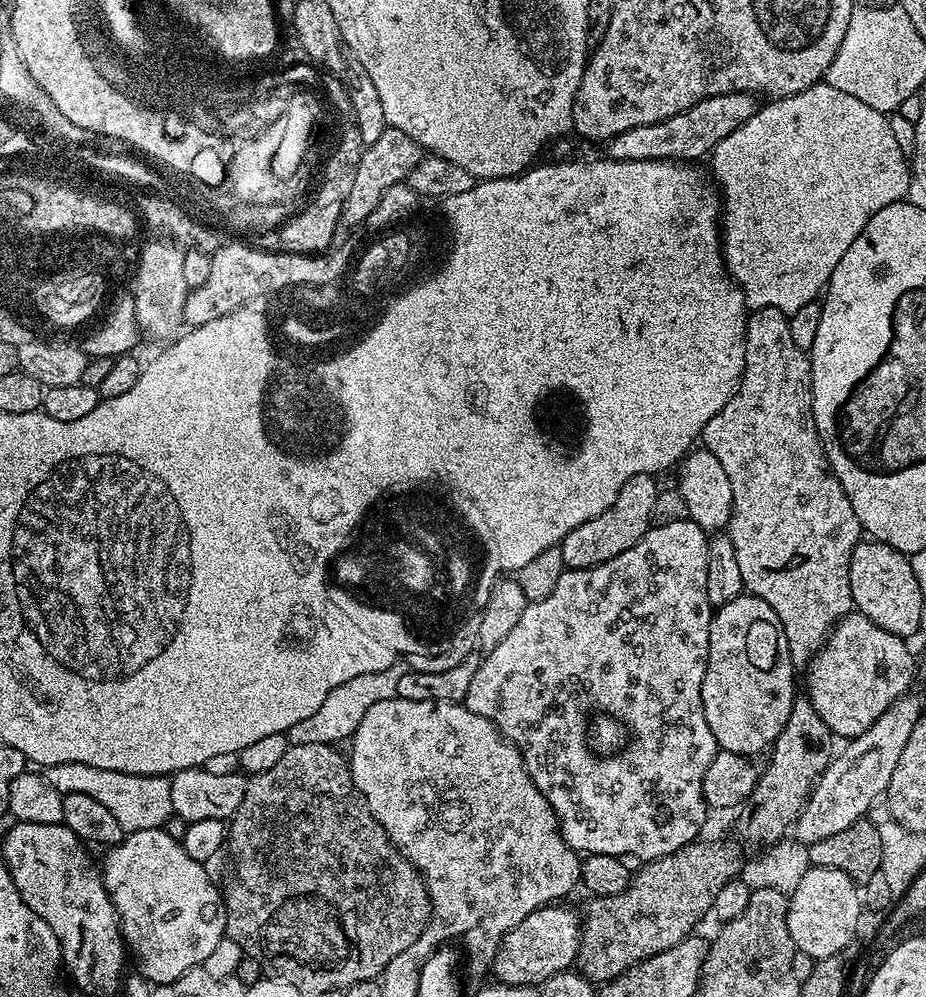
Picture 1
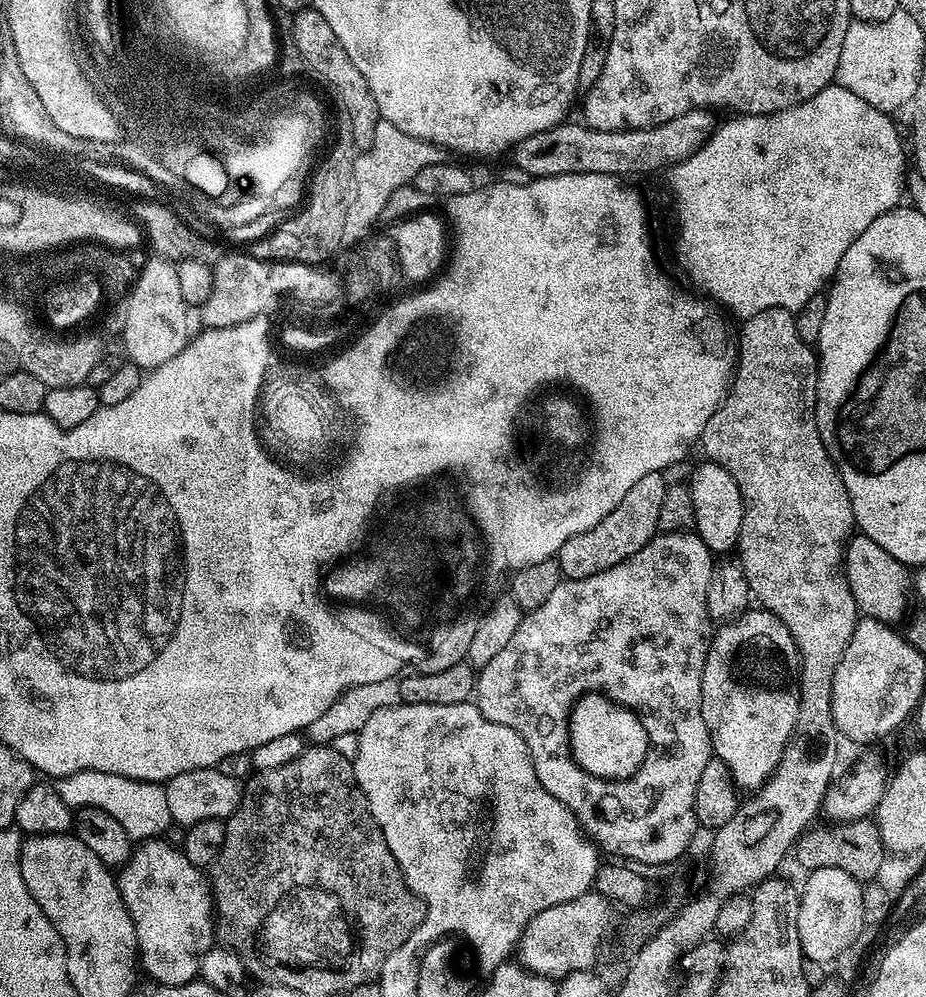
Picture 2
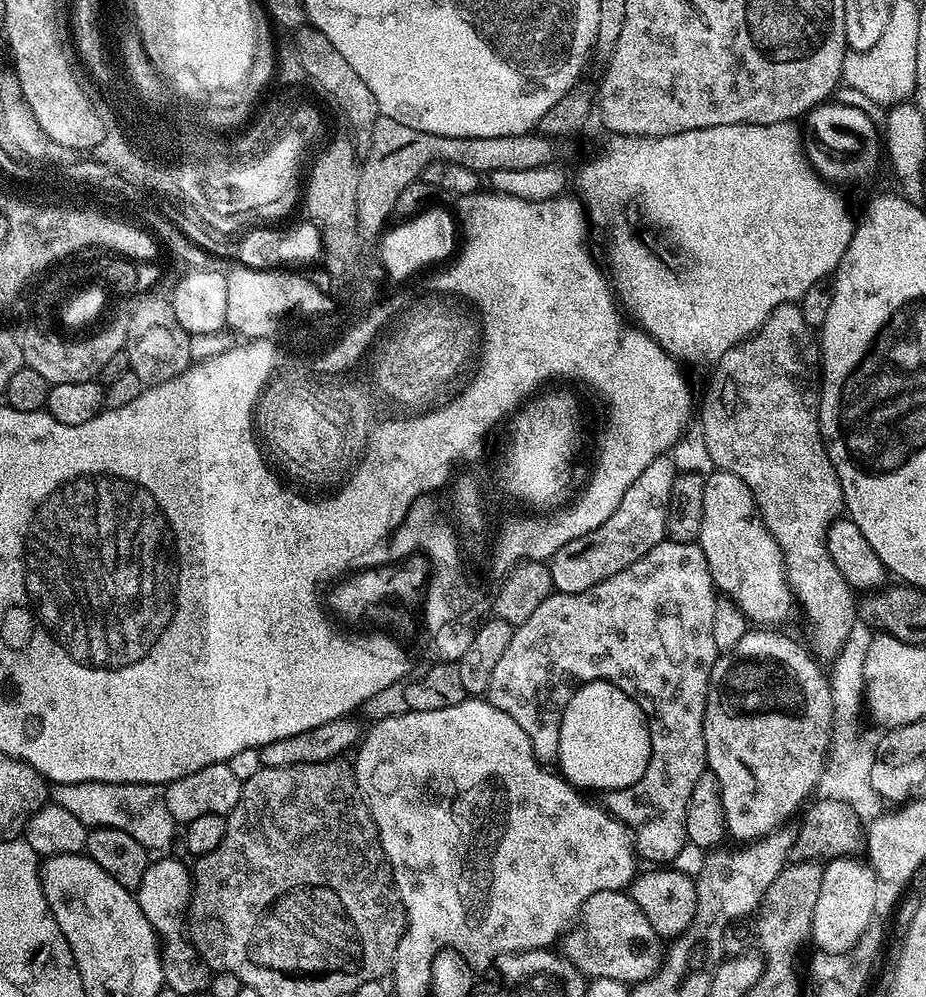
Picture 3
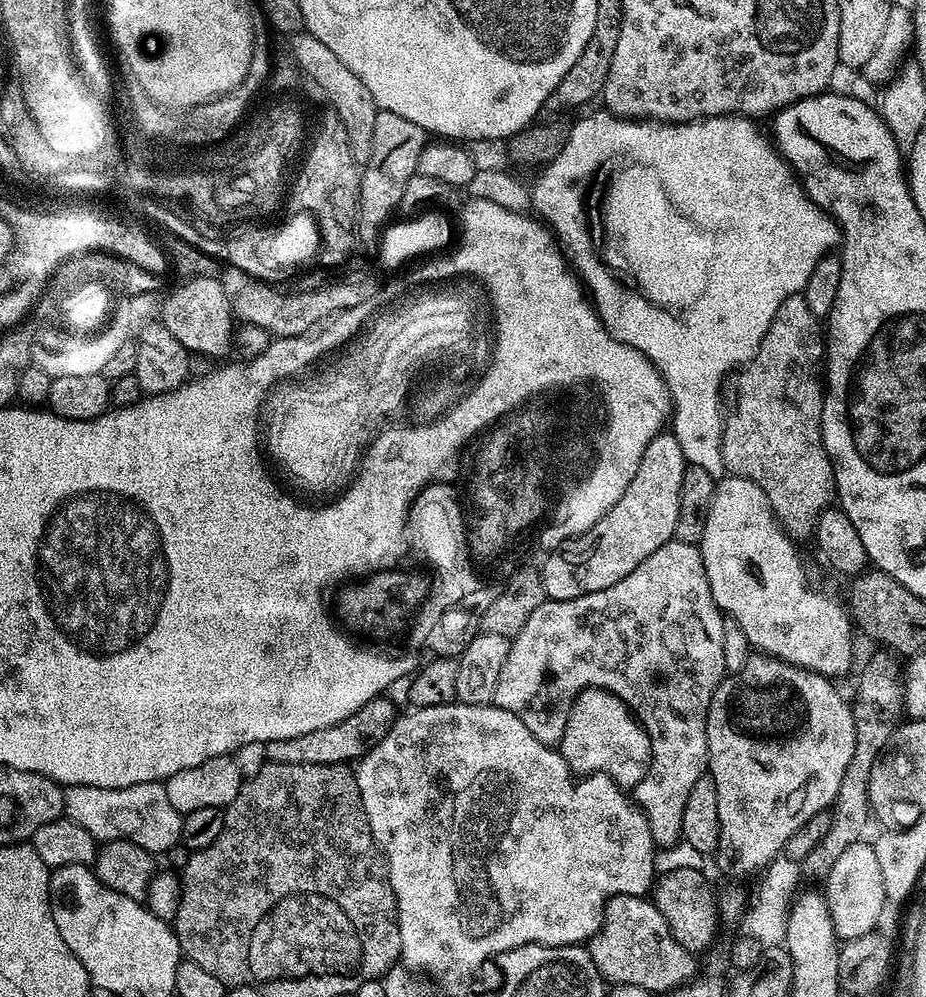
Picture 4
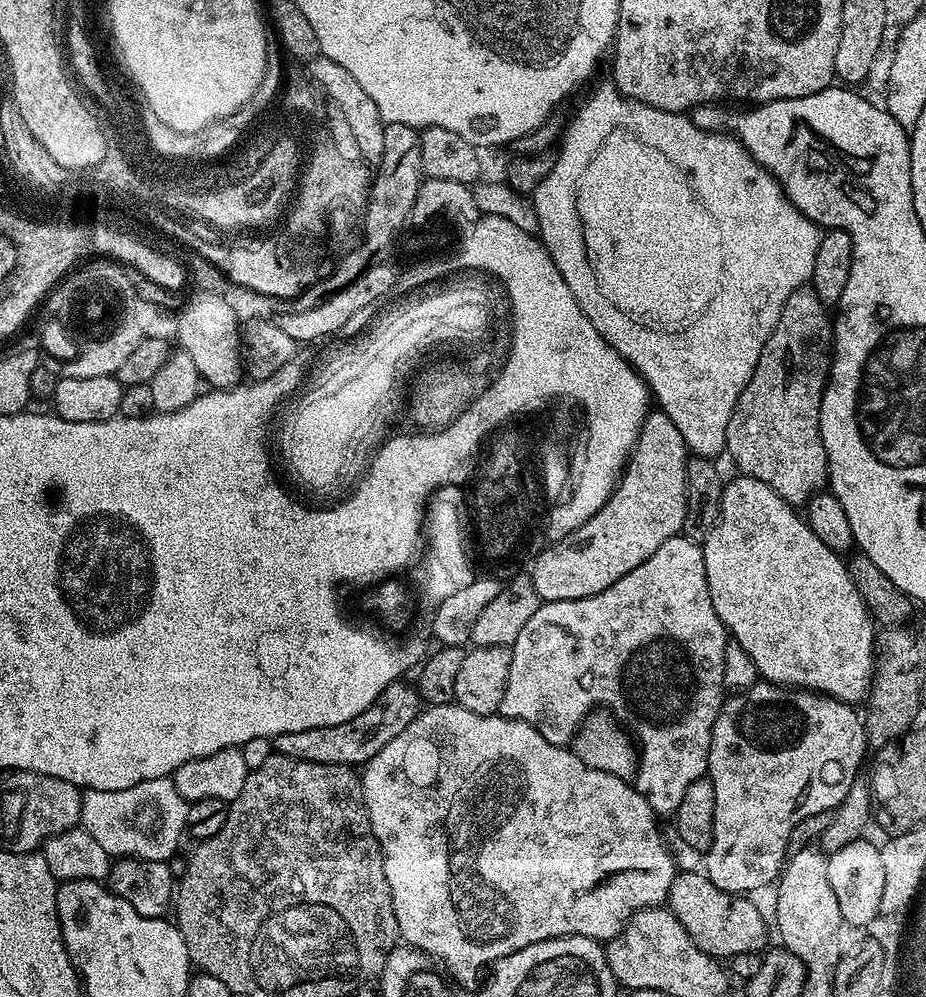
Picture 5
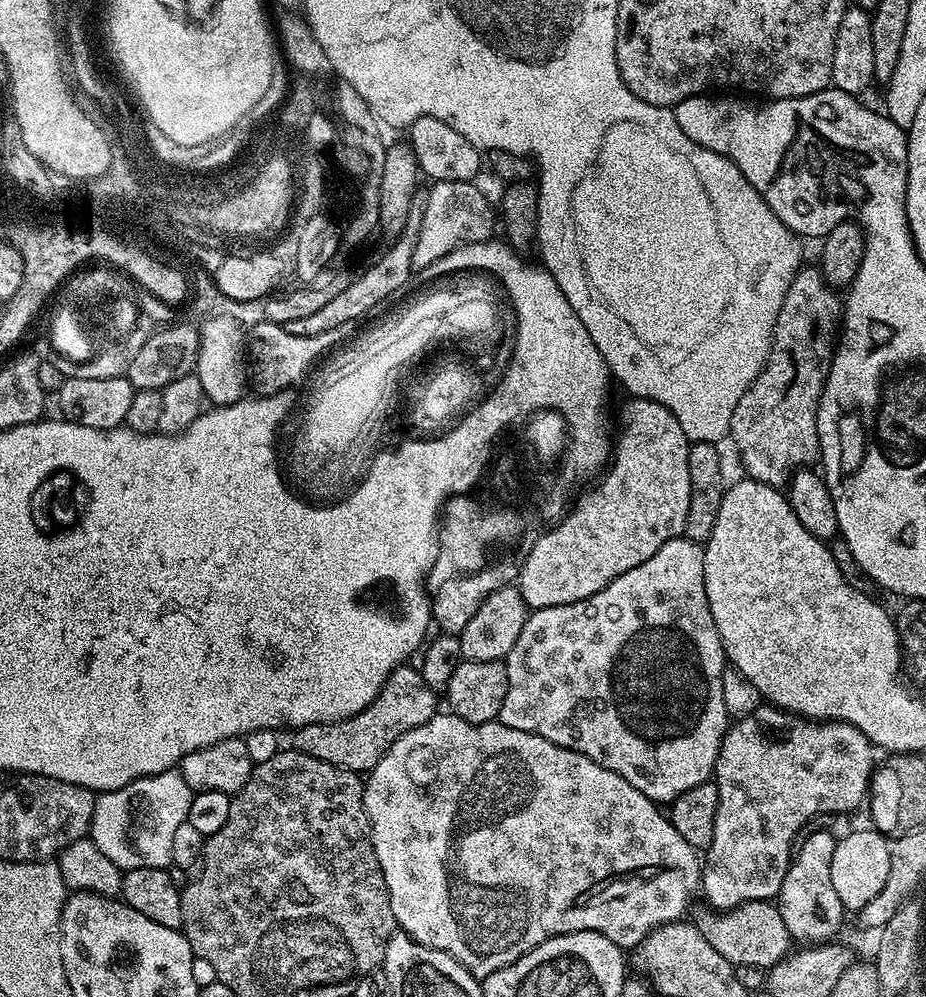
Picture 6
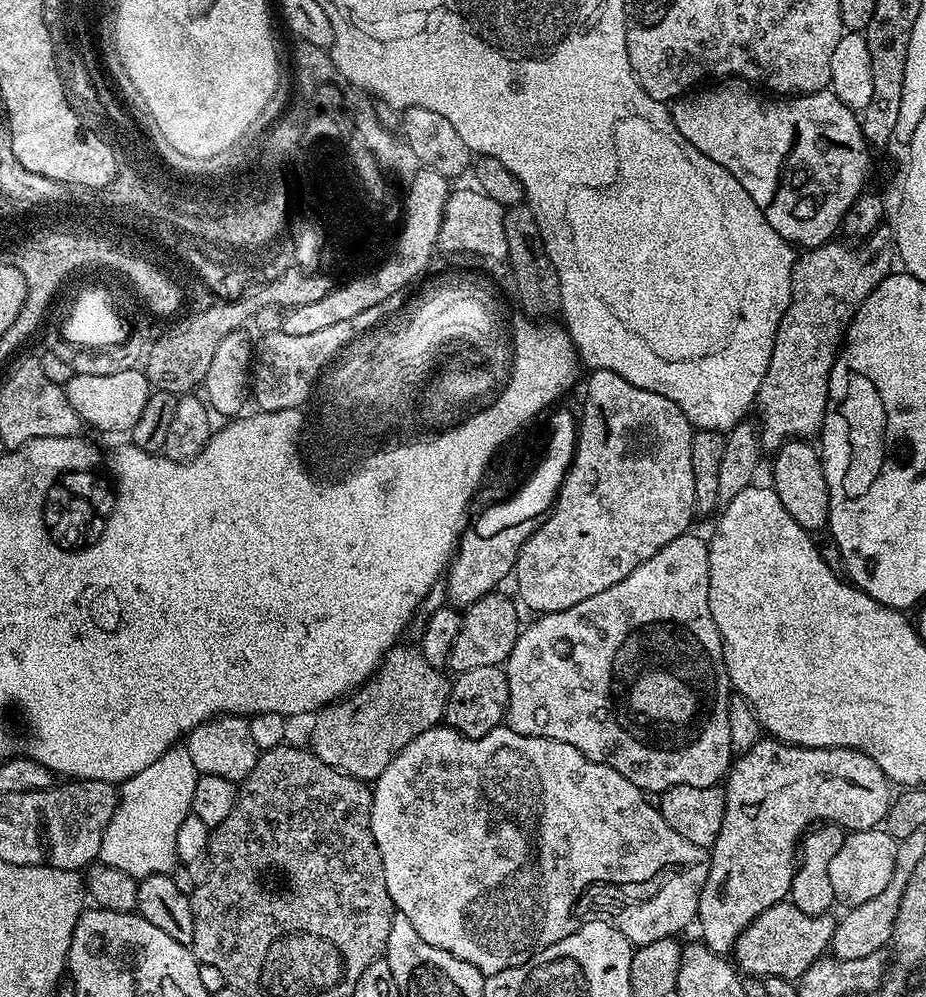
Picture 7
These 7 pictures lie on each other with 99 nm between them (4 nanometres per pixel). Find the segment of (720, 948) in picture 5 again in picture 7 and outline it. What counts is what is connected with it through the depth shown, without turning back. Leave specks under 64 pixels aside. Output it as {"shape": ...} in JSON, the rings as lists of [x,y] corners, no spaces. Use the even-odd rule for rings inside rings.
{"shape":[[[790,902],[770,906],[747,924],[736,940],[735,967],[741,973],[754,977],[779,976],[781,980],[795,981],[829,951],[837,925],[837,921],[832,919],[831,915],[802,914]]]}

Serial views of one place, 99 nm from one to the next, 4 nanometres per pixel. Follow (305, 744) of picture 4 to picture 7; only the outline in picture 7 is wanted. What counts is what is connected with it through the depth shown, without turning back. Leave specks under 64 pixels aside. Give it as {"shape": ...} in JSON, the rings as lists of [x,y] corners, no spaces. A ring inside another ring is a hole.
{"shape":[[[394,646],[387,652],[372,679],[357,691],[315,713],[316,721],[306,744],[326,766],[334,766],[356,780],[374,782],[411,740],[443,721],[449,677],[444,677],[441,669],[430,666],[415,647],[400,647]]]}

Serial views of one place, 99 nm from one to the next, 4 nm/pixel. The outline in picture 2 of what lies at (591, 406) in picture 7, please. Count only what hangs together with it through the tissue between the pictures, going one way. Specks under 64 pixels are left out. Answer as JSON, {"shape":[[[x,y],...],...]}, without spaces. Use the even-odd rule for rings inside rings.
{"shape":[[[664,472],[645,474],[634,486],[630,486],[630,494],[598,522],[598,526],[590,526],[586,534],[574,534],[562,546],[558,554],[560,562],[560,574],[563,579],[577,580],[578,578],[590,578],[590,574],[602,574],[602,570],[610,570],[610,566],[618,566],[630,558],[630,554],[638,554],[646,542],[650,542],[658,534],[660,527],[660,515],[662,514],[662,502],[666,498],[666,490],[669,481]]]}

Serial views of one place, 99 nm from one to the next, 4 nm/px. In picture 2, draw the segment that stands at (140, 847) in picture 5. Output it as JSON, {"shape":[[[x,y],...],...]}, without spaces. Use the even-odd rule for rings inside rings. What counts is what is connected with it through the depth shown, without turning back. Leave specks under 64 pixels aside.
{"shape":[[[82,770],[78,774],[59,777],[54,784],[58,797],[73,810],[97,808],[115,818],[134,842],[163,837],[171,826],[170,805],[166,803],[164,784],[155,780],[135,780],[102,770]]]}

